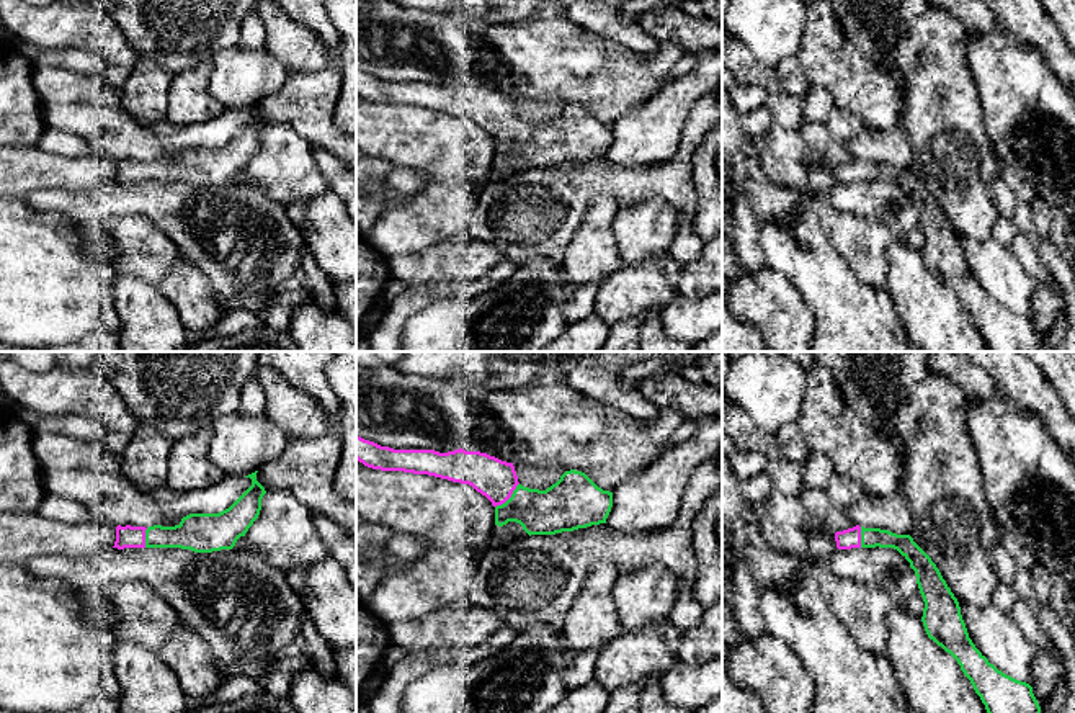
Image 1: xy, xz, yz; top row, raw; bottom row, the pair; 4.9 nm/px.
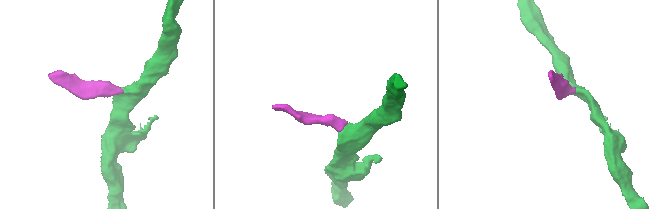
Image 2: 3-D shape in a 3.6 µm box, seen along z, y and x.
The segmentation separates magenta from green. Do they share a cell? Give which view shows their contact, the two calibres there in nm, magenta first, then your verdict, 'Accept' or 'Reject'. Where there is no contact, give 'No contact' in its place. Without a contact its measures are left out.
Touches magenta in xz. Thickness 200 nm (magenta) against 220 nm. Accept

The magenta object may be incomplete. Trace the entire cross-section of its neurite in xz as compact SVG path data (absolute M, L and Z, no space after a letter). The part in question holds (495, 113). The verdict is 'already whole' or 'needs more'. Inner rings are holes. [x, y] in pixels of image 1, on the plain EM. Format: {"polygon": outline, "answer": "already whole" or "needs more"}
{"polygon": "M356 70L356 93L372 103L428 108L469 118L495 141L495 159L503 160L508 155L516 155L529 170L555 168L606 157L613 141L613 126L598 121L582 105L565 105L560 113L546 124L529 123L518 116L513 96L480 85L466 85L462 82L448 87L435 83L394 83Z", "answer": "needs more"}

